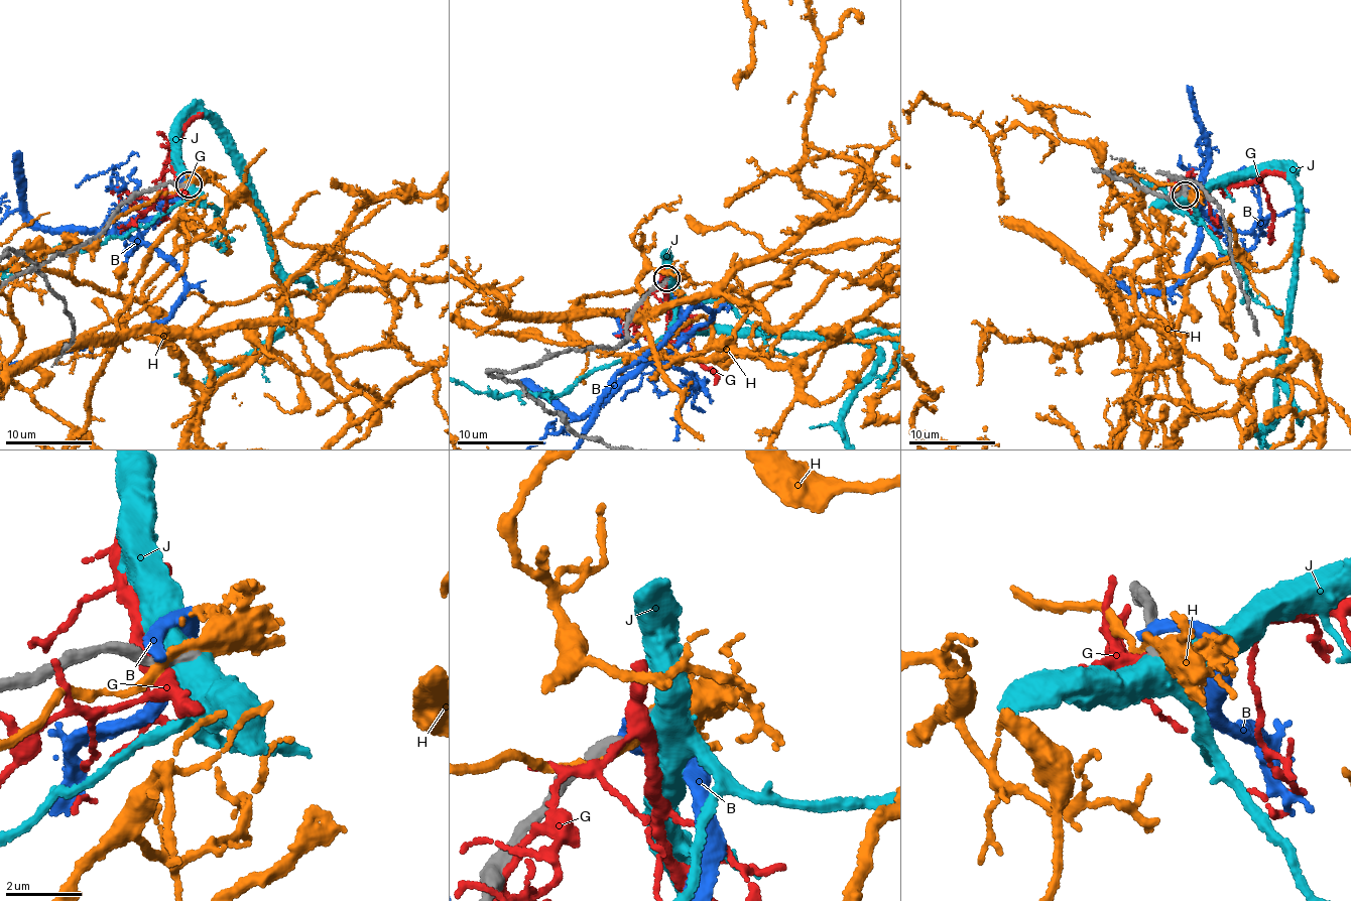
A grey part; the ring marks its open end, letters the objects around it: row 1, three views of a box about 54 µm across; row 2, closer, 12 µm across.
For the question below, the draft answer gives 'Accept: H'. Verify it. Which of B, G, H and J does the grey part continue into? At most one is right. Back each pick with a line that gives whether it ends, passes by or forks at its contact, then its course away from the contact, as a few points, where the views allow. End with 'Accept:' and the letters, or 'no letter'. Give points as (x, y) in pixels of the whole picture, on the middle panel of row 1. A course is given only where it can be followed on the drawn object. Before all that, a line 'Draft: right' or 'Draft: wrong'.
Draft: wrong
Accept: no letter

